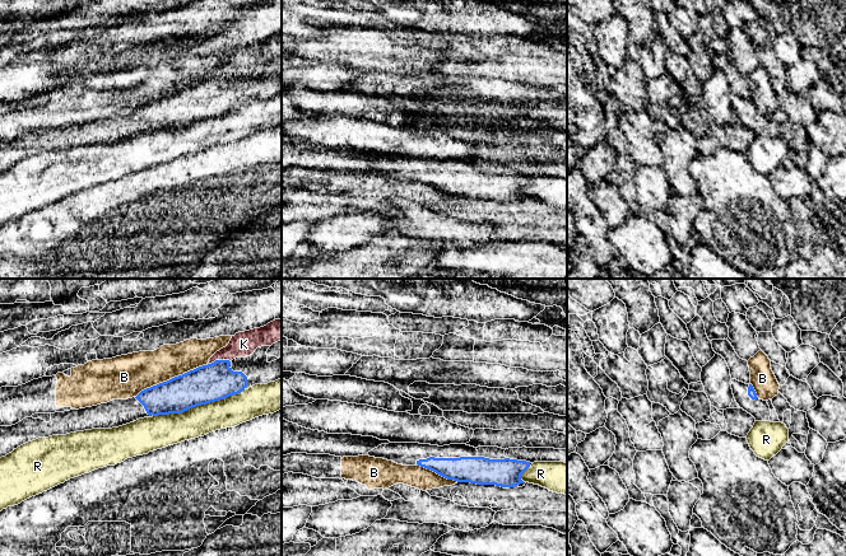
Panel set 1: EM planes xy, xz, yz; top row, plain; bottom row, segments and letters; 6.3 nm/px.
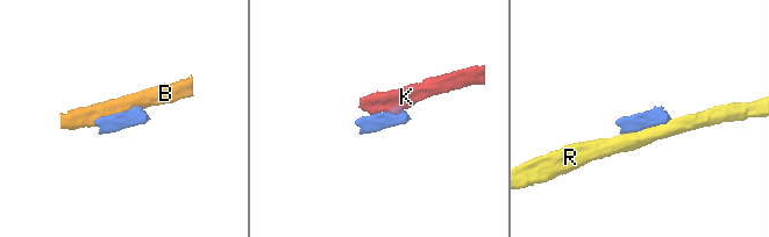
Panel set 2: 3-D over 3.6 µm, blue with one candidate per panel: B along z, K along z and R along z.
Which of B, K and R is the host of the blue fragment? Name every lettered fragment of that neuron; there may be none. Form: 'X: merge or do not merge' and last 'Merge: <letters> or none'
B: do not merge
K: do not merge
R: do not merge
Merge: none

